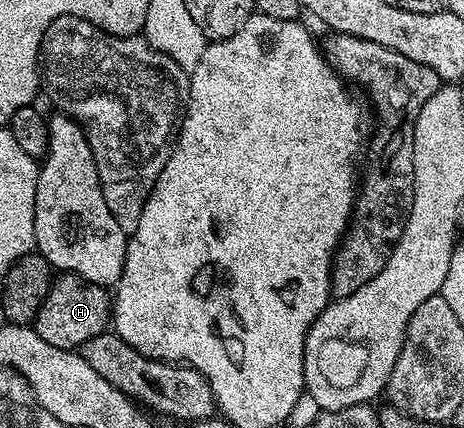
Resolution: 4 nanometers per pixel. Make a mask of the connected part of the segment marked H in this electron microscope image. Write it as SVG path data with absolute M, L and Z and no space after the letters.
M68 273L58 274L35 320L39 337L43 337L47 345L71 351L84 347L91 337L106 334L111 323L111 295L105 291L108 290L100 283L89 283Z

